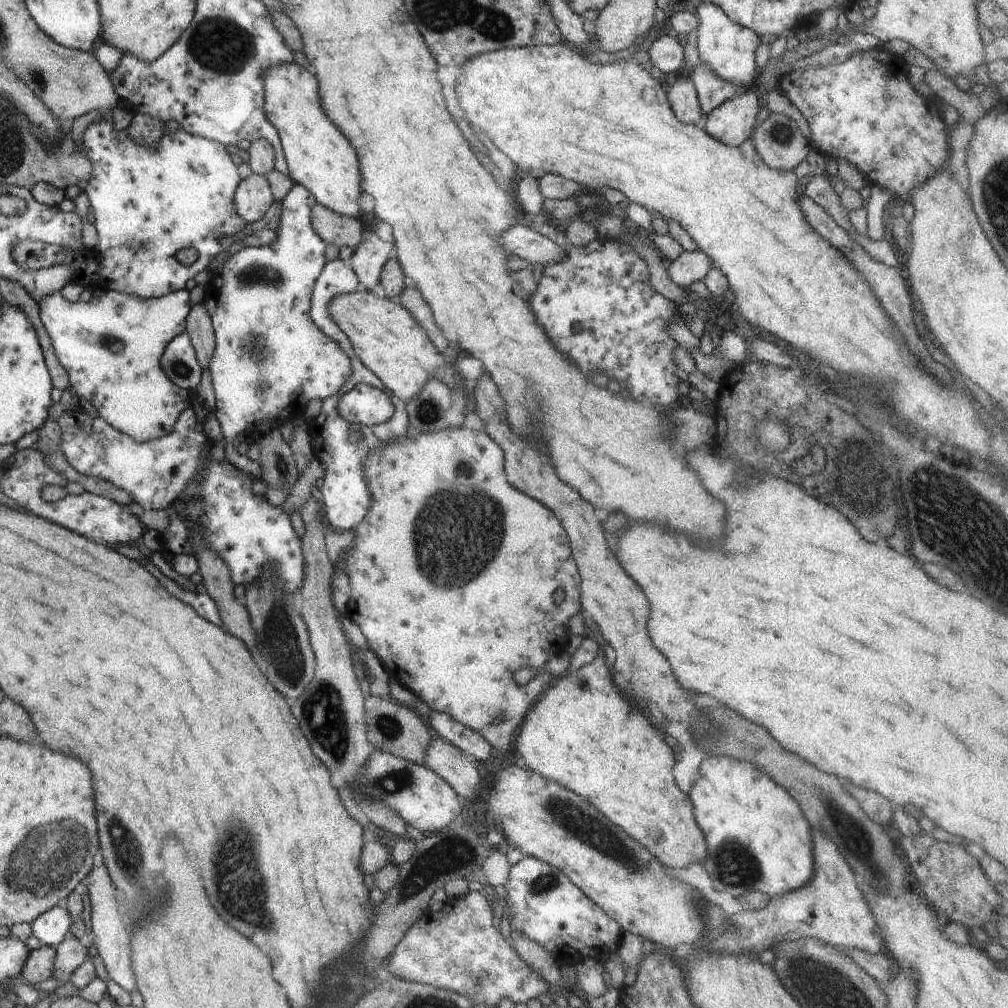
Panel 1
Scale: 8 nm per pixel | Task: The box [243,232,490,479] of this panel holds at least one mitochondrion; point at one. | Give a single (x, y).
(429, 410)

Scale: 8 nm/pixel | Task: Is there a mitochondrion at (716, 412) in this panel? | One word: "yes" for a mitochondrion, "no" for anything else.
no

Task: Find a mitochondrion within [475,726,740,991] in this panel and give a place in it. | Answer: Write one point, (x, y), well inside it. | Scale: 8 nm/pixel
(571, 818)

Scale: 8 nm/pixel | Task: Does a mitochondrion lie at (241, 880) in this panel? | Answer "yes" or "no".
yes

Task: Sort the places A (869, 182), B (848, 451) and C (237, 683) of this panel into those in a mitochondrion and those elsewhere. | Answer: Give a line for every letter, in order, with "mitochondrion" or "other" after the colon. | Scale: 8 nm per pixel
A: other
B: mitochondrion
C: other

